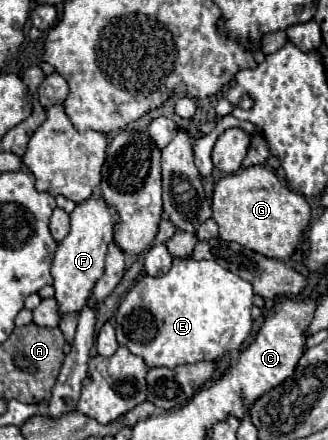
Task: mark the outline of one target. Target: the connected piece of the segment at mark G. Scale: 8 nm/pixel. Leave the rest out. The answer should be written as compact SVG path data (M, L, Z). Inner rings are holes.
M248 167L222 177L212 195L212 209L220 225L220 239L236 241L270 259L288 259L296 253L300 237L310 223L310 205L302 193L282 185L268 167Z

